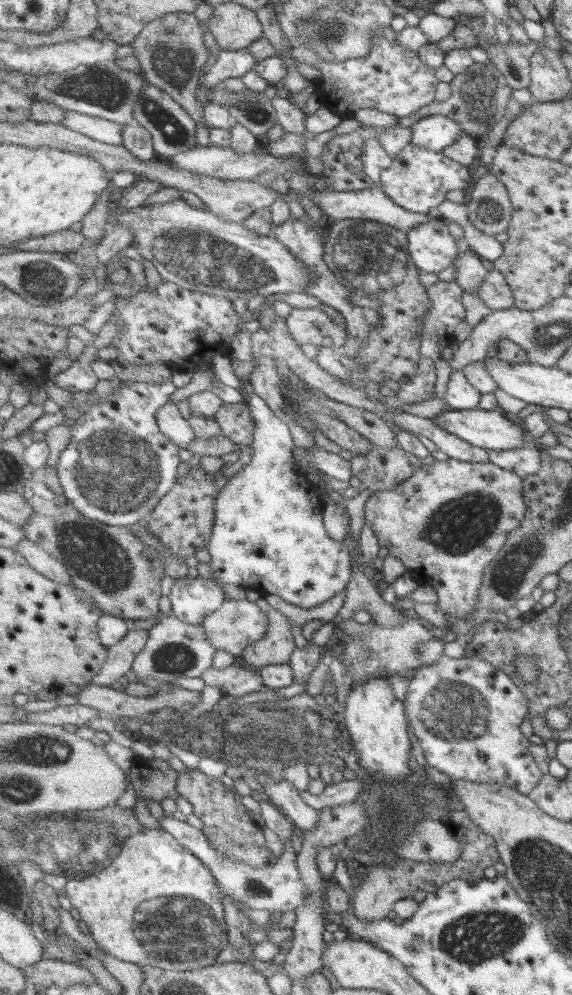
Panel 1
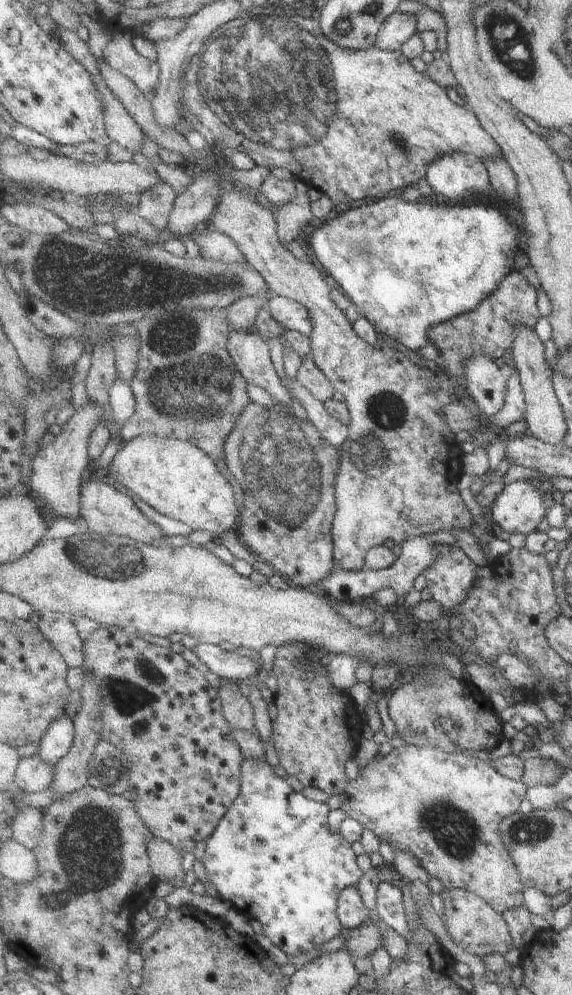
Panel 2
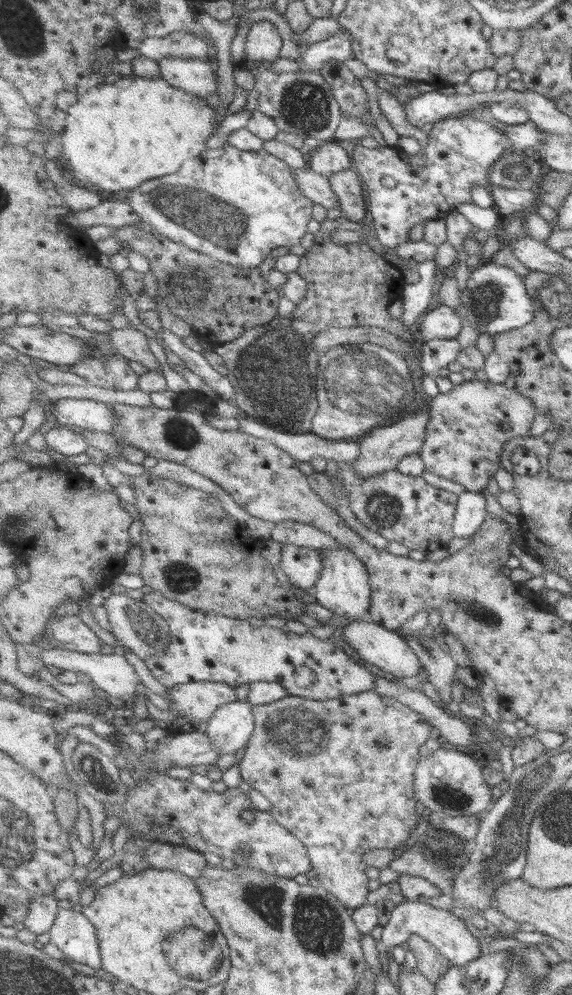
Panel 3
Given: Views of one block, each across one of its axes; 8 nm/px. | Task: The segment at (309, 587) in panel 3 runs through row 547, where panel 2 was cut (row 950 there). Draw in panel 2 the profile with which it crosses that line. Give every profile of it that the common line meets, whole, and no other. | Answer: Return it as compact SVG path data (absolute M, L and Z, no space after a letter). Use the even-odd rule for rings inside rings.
M245 758L244 764L242 764L242 792L240 797L234 804L233 809L218 825L216 833L207 842L207 849L202 861L207 869L208 879L216 885L222 898L227 903L250 917L257 927L261 927L265 931L273 944L290 956L320 948L342 934L345 926L339 914L341 894L350 886L358 886L365 873L361 863L358 862L359 855L353 848L354 844L342 832L336 834L330 828L330 813L332 812L333 810L327 802L322 803L308 799L302 792L294 790L286 782L286 779L276 774L274 766L270 765L267 760L256 760L256 758L248 760L248 758Z

